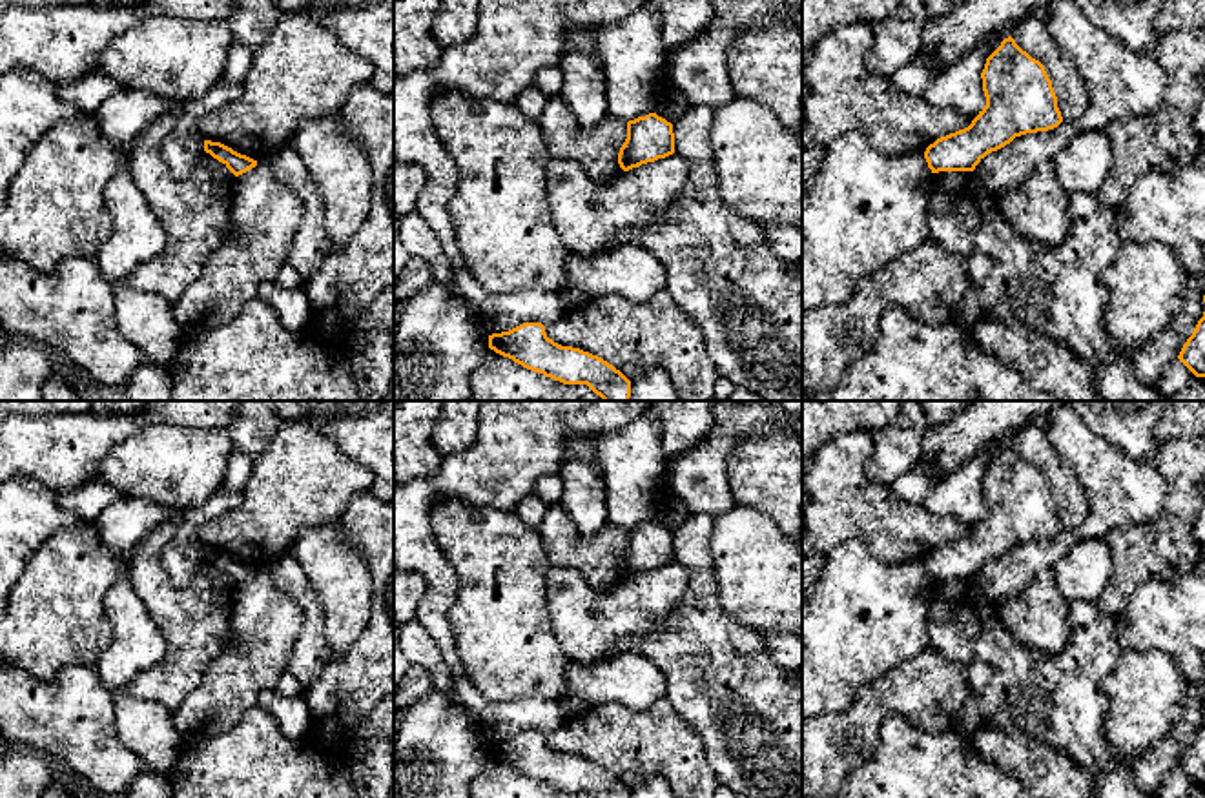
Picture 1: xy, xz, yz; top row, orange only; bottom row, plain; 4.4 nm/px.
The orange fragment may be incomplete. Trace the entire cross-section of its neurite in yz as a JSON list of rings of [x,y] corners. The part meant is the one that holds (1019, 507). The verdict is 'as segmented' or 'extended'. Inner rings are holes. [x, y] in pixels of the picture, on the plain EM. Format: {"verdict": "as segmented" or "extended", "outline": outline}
{"verdict": "as segmented", "outline": [[[1012,445],[986,466],[981,481],[986,514],[964,537],[937,547],[924,559],[932,581],[939,579],[973,579],[975,574],[992,559],[1010,552],[1015,545],[1048,539],[1063,530],[1057,505],[1045,474],[1023,459]]]}

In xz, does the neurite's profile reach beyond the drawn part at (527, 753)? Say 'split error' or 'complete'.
complete

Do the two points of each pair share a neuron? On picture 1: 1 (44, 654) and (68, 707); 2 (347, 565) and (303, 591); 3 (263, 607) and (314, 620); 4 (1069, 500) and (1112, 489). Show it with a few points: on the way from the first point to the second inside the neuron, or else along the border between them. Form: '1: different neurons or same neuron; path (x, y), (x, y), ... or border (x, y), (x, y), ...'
1: different neurons; border (93, 665), (64, 665), (46, 680), (19, 667)
2: different neurons; border (290, 551), (318, 600), (327, 627)
3: different neurons; border (278, 585), (303, 614), (303, 627), (290, 658)
4: different neurons; border (1061, 460), (1087, 501), (1087, 516), (1074, 529)

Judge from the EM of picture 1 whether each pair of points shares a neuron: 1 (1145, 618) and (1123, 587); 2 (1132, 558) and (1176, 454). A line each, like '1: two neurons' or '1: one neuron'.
1: two neurons
2: one neuron

